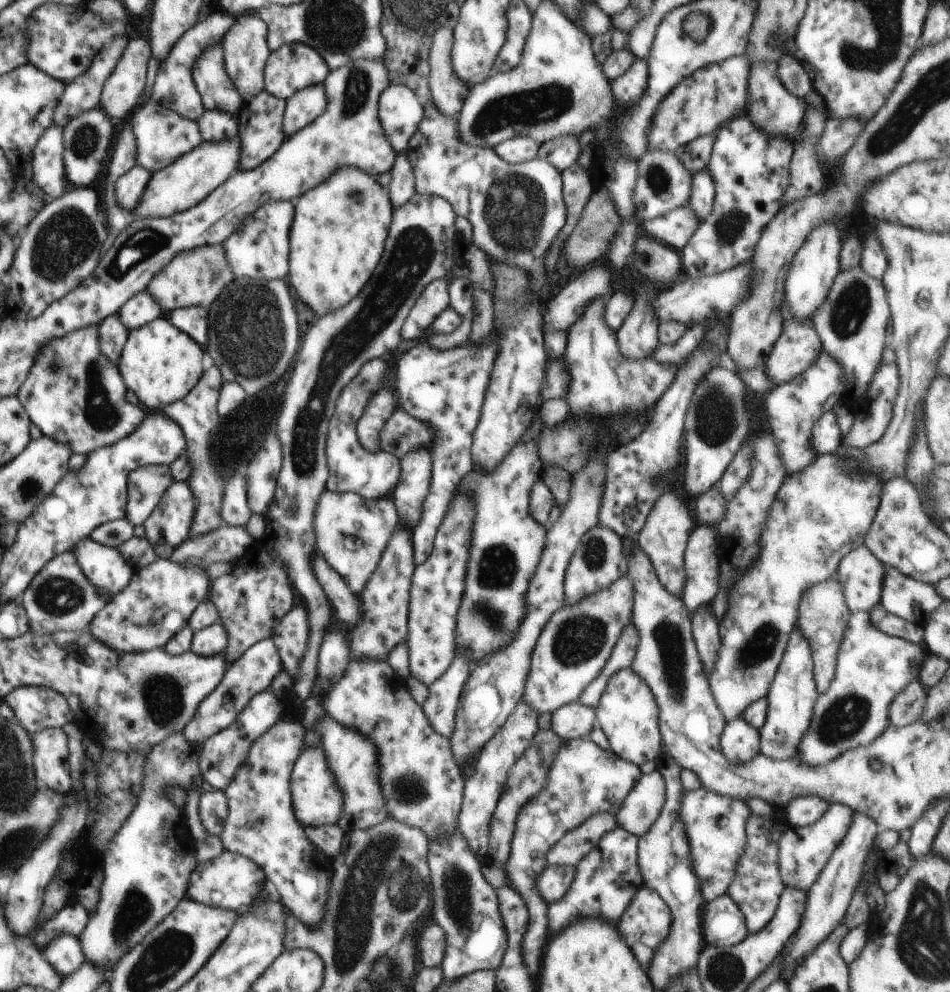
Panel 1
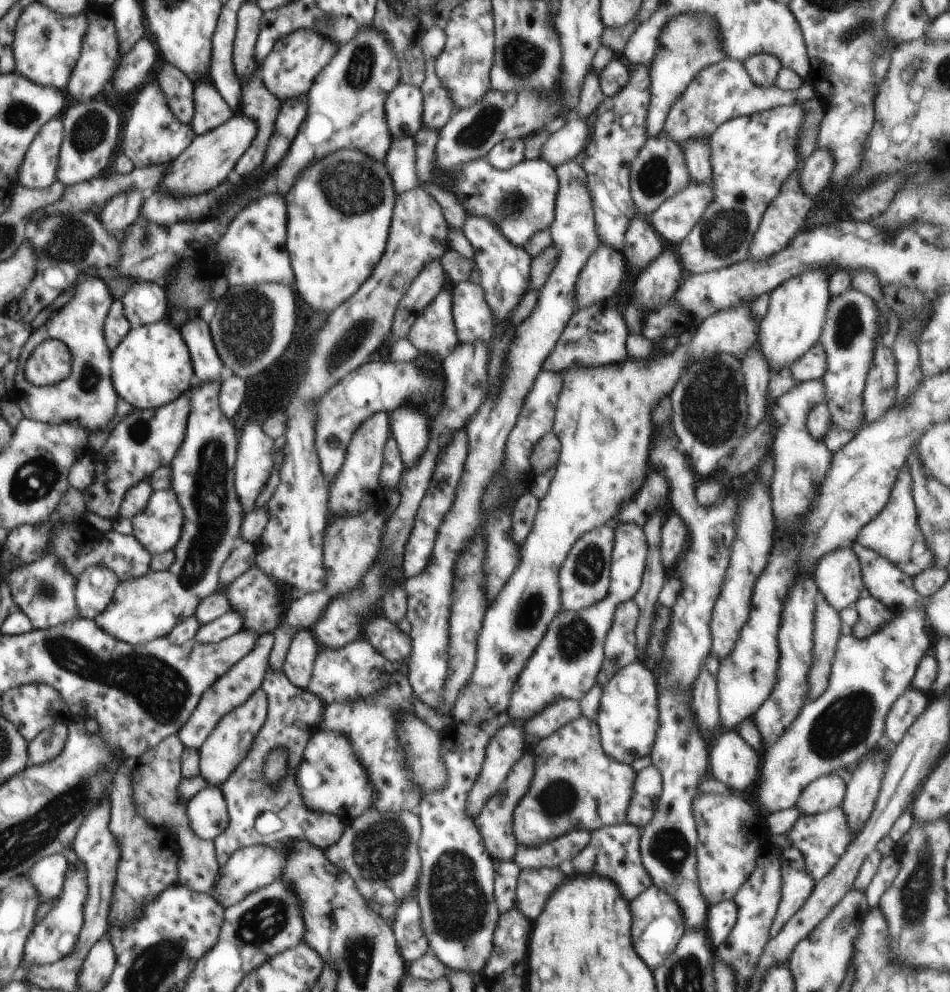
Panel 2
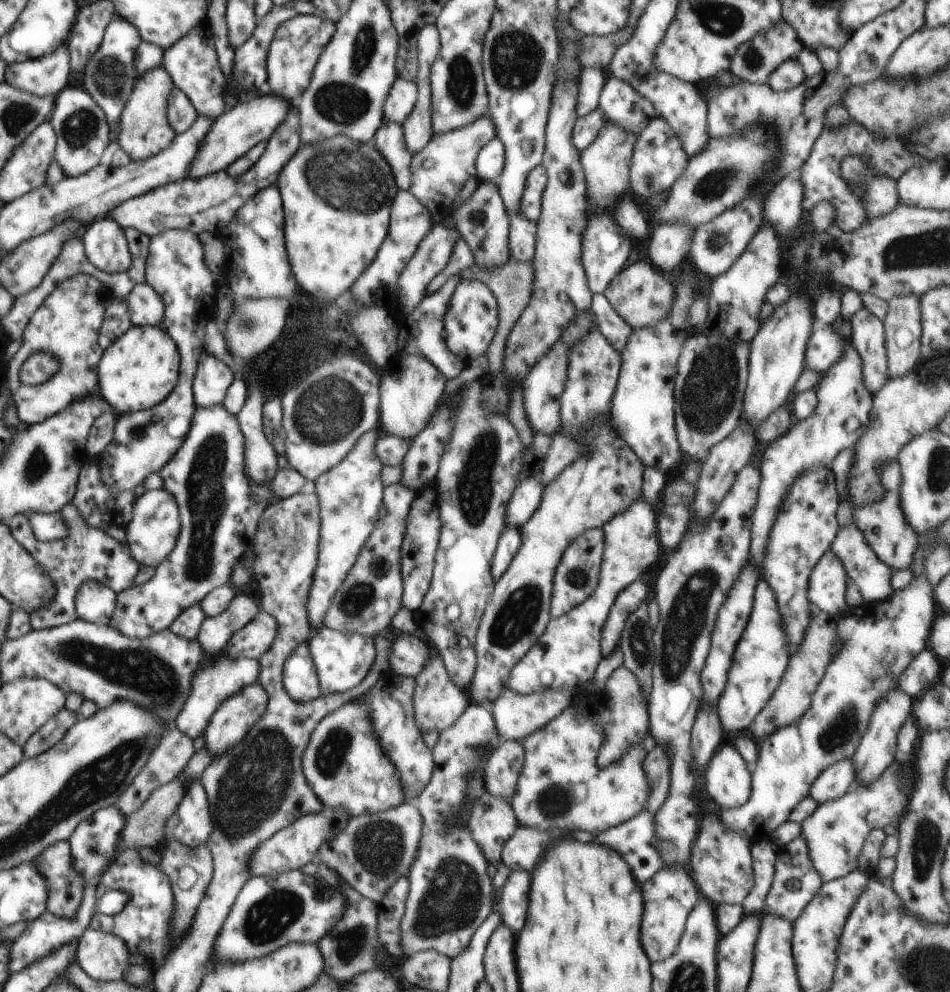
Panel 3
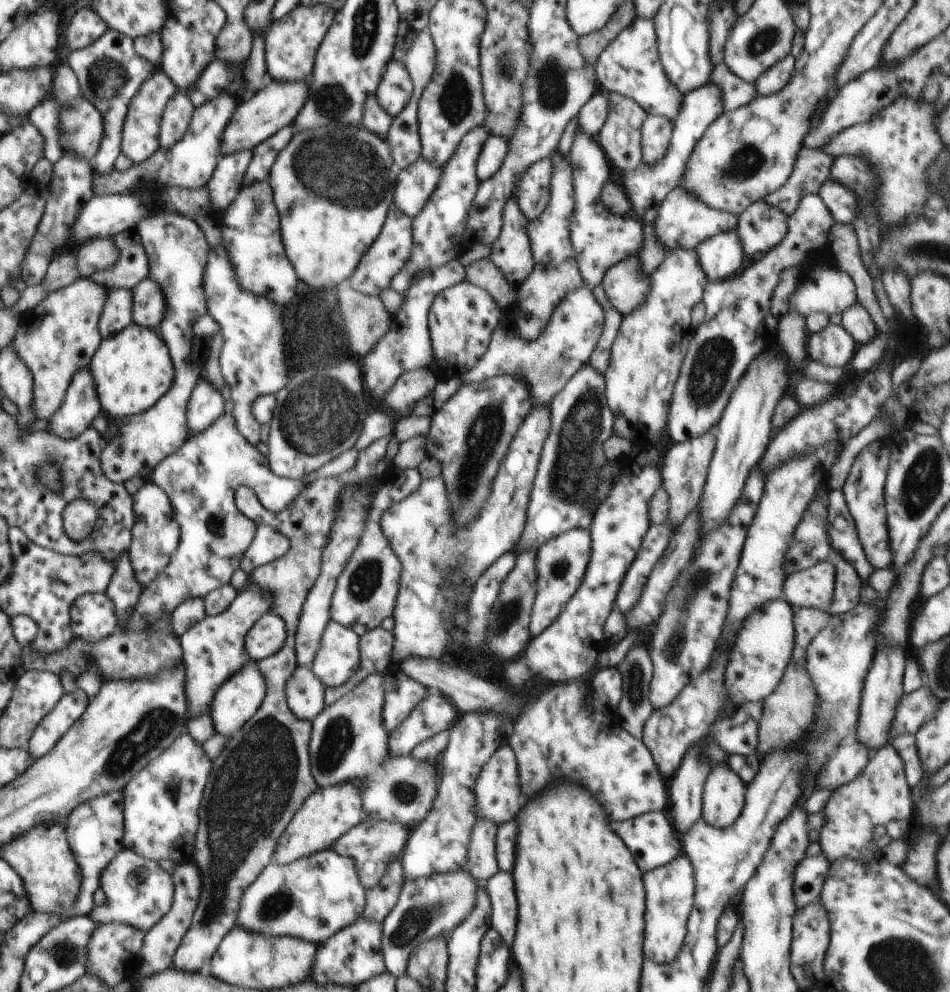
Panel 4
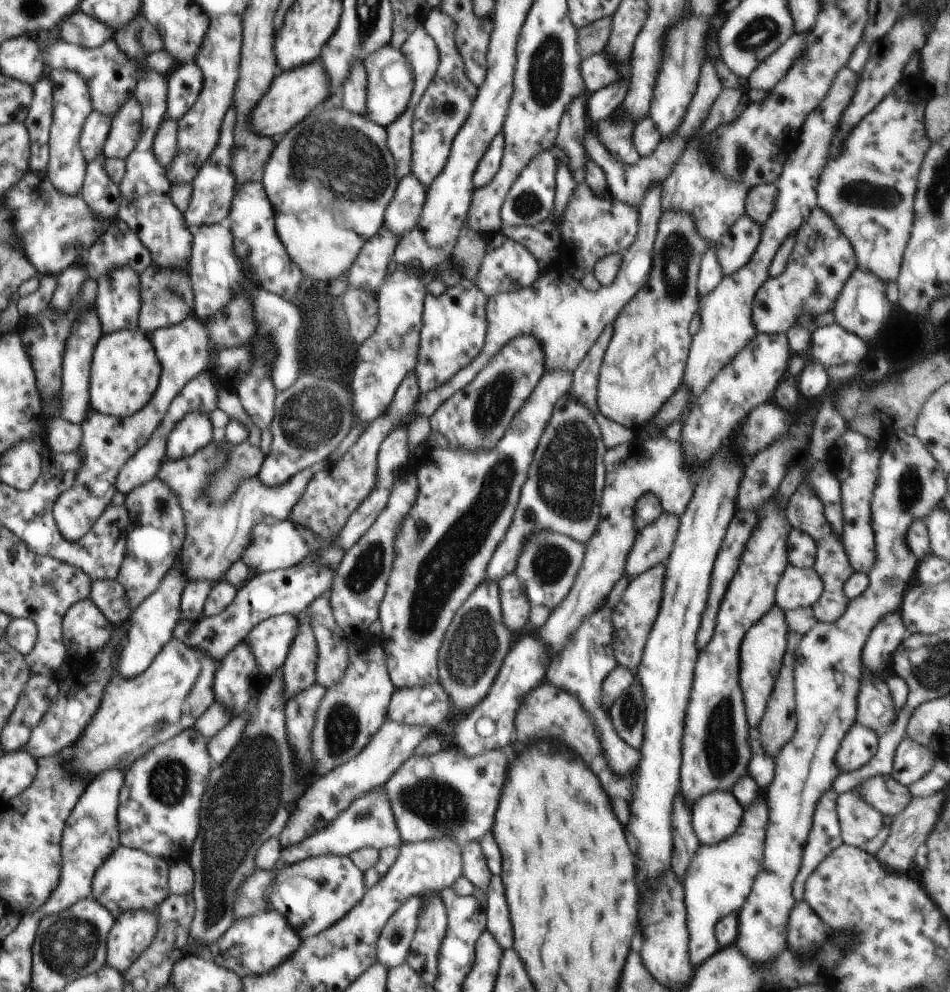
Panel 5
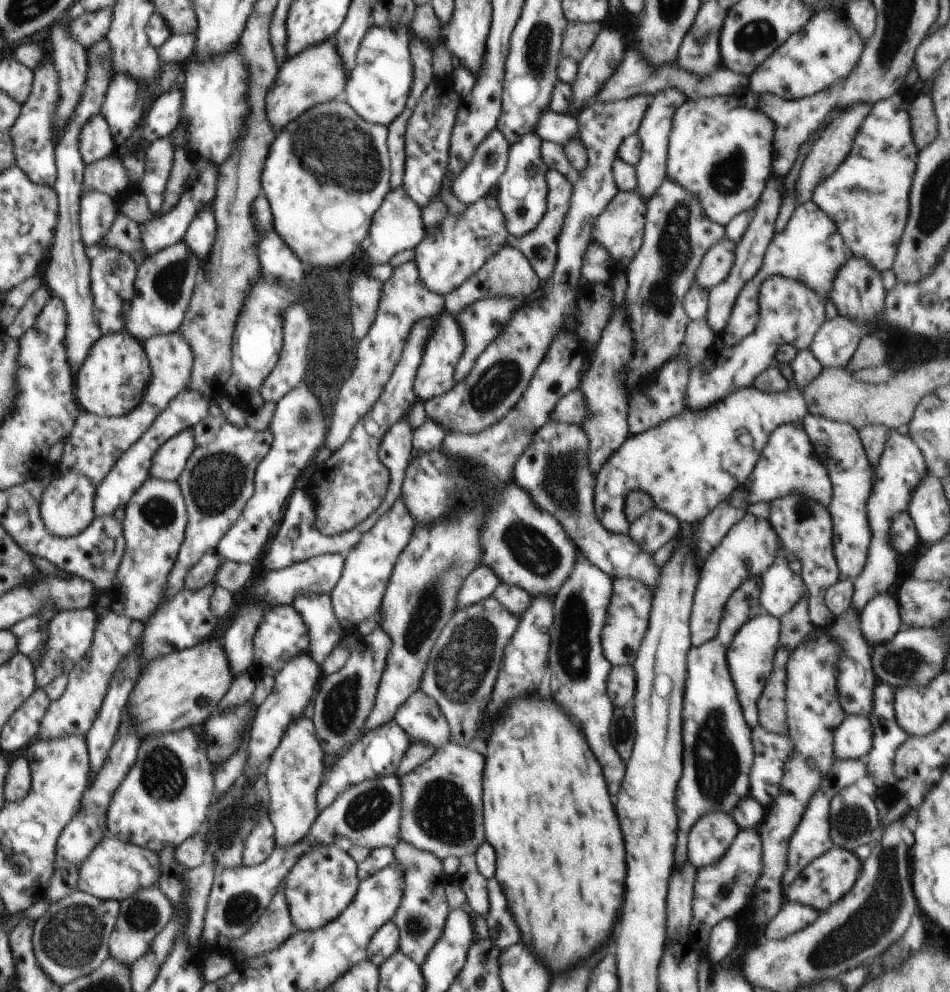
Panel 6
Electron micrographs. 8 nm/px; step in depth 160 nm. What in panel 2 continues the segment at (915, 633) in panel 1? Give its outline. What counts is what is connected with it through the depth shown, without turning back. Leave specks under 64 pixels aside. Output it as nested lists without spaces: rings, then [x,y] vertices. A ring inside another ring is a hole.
[[[864,589],[854,606],[858,611],[858,622],[854,630],[855,637],[865,639],[885,627],[895,617],[895,612],[884,606]]]

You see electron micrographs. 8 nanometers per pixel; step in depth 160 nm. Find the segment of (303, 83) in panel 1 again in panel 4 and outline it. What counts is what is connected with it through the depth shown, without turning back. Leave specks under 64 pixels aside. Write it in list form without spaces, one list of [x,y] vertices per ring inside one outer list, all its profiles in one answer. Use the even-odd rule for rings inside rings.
[[[299,4],[286,17],[272,22],[265,32],[265,65],[274,81],[309,82],[317,50],[332,26],[335,14],[336,11],[326,5],[305,7]]]

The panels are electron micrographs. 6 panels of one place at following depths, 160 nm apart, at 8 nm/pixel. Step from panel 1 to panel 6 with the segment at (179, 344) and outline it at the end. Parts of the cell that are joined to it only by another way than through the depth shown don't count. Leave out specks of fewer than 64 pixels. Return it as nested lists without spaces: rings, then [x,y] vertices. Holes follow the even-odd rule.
[[[128,331],[102,334],[92,345],[75,378],[77,404],[81,411],[101,417],[128,414],[142,402],[152,378],[152,369],[142,342]]]

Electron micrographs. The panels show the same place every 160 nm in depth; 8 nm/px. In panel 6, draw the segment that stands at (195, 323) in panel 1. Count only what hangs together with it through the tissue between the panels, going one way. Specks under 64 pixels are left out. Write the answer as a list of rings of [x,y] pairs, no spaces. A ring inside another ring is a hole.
[[[186,429],[167,440],[153,456],[150,476],[177,481],[195,450],[195,434]]]

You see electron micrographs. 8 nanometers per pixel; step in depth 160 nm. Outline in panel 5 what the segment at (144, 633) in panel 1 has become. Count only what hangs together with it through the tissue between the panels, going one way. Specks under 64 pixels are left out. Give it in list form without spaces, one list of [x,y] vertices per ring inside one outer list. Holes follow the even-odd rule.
[[[210,441],[203,449],[190,456],[166,459],[160,465],[156,478],[164,481],[180,503],[184,513],[185,541],[179,552],[179,564],[186,584],[192,581],[208,581],[212,584],[223,580],[228,569],[238,560],[251,541],[252,528],[255,524],[273,525],[276,518],[288,519],[290,511],[312,477],[327,468],[329,461],[322,461],[297,472],[289,481],[278,486],[278,504],[272,496],[272,490],[260,484],[258,475],[240,481],[231,497],[224,502],[211,501],[205,491],[211,484],[211,478],[229,462],[228,455],[218,441]]]

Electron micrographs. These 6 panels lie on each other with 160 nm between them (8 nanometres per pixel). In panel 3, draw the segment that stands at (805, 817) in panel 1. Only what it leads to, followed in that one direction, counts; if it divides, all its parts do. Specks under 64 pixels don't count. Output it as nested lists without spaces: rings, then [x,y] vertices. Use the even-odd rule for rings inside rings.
[[[844,758],[832,766],[828,766],[811,784],[809,796],[818,805],[842,798],[856,780],[856,768],[850,758]]]

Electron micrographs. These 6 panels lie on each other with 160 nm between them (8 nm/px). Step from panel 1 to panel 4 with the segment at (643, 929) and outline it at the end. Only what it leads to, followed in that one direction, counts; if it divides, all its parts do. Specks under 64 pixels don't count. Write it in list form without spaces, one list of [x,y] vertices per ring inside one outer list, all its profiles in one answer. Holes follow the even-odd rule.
[[[680,854],[668,866],[656,868],[644,874],[644,888],[646,888],[646,942],[644,952],[646,958],[654,960],[656,964],[670,964],[684,942],[687,930],[686,924],[695,897],[695,876],[692,863],[685,854]]]

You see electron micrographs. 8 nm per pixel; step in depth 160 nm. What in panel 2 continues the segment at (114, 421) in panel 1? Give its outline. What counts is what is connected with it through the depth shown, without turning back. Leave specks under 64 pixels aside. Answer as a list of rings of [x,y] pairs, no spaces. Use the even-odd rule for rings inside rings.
[[[83,273],[76,280],[78,285],[71,301],[58,312],[52,312],[44,324],[32,330],[19,358],[11,398],[26,419],[53,425],[75,423],[84,427],[90,436],[113,422],[119,394],[115,392],[111,379],[111,350],[106,344],[103,331],[105,318],[114,298],[102,278],[83,276]],[[48,339],[58,339],[68,347],[73,358],[71,373],[62,382],[36,386],[25,377],[24,367],[32,351]]]

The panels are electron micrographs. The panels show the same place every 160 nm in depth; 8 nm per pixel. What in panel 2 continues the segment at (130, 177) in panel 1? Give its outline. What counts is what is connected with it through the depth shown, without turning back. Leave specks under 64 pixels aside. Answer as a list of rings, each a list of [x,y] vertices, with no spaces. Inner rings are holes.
[[[140,189],[122,191],[112,195],[102,206],[98,218],[110,236],[117,230],[124,230],[141,215],[144,195]]]

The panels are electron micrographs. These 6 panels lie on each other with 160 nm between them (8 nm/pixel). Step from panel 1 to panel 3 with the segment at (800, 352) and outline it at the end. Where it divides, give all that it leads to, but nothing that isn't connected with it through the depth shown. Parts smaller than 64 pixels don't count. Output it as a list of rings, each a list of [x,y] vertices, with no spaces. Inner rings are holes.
[[[830,325],[815,327],[805,353],[805,367],[824,376],[844,354],[844,346],[846,342]]]

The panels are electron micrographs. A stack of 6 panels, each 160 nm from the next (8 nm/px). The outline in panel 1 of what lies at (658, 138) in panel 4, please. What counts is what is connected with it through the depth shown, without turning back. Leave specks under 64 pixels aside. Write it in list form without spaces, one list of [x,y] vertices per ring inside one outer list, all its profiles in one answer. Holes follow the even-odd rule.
[[[649,148],[636,164],[637,181],[633,194],[635,218],[645,221],[687,206],[691,197],[693,176],[673,152]]]

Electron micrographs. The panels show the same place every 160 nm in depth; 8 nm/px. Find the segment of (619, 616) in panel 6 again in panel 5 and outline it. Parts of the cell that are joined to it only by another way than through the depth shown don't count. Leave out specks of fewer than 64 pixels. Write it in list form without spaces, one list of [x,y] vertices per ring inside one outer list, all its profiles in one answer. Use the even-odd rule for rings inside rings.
[[[660,563],[658,566],[649,568],[646,572],[632,579],[621,596],[621,600],[612,611],[613,622],[613,653],[617,664],[626,666],[636,674],[636,668],[642,660],[642,652],[646,646],[646,640],[650,636],[652,624],[656,620],[656,614],[660,610],[660,600],[662,600],[662,584],[664,584],[664,574],[666,566]]]

